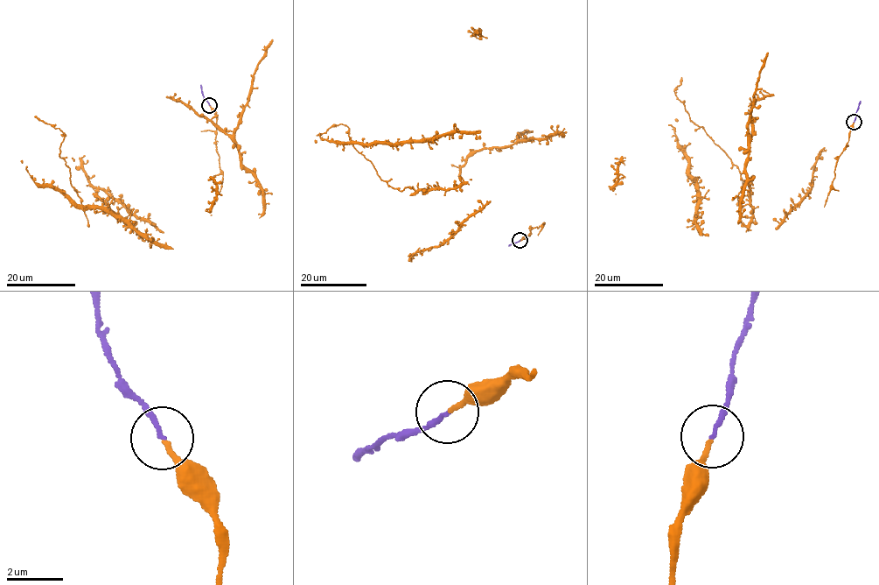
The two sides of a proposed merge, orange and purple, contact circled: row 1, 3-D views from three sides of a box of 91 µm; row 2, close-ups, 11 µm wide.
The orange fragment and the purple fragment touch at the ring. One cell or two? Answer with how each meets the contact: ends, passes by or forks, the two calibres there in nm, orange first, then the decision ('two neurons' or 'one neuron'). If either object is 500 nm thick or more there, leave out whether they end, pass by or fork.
orange ends | purple ends | 170/160 nm | one neuron

